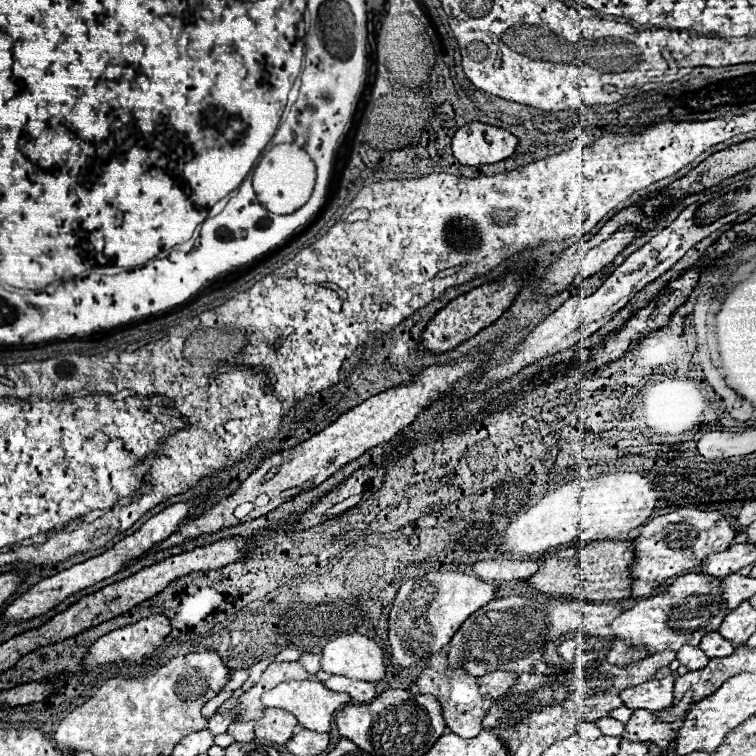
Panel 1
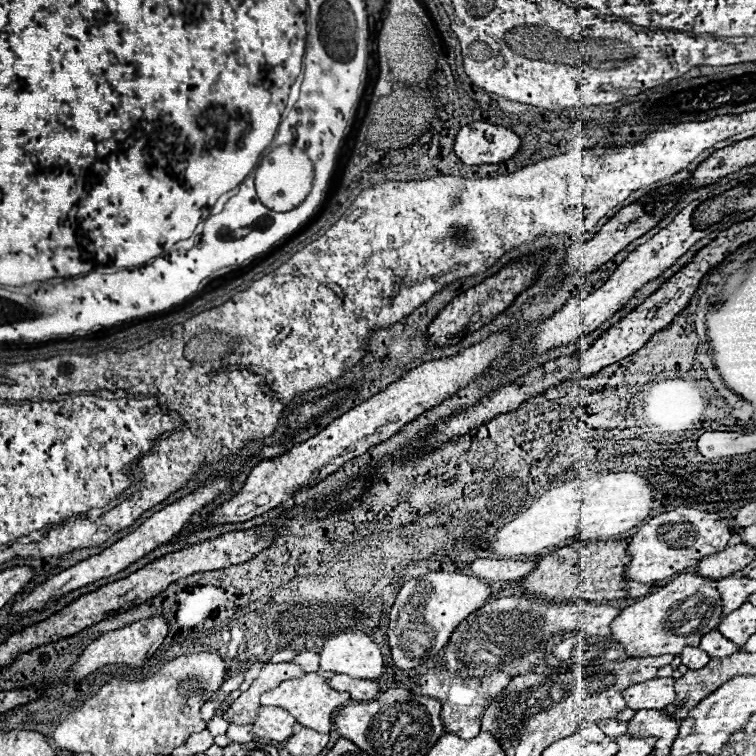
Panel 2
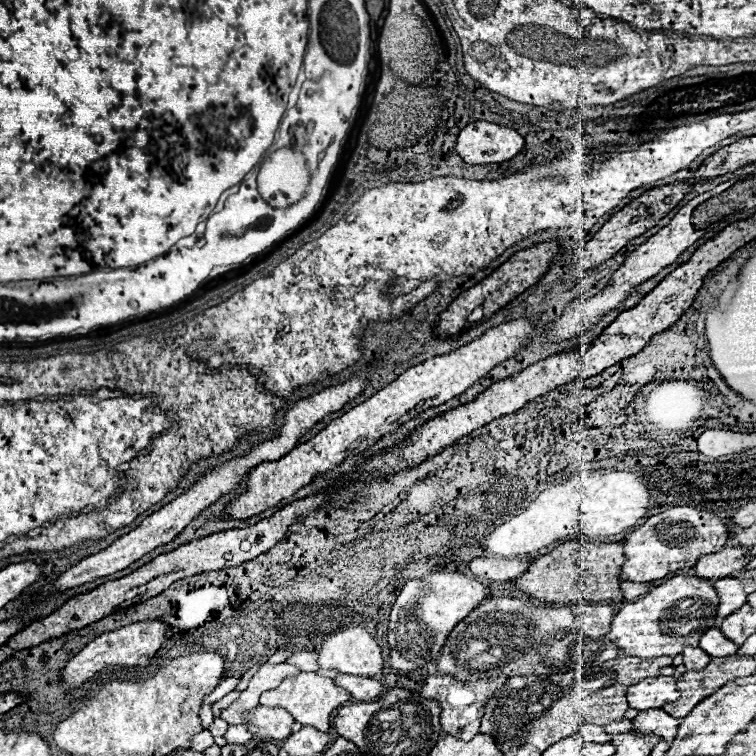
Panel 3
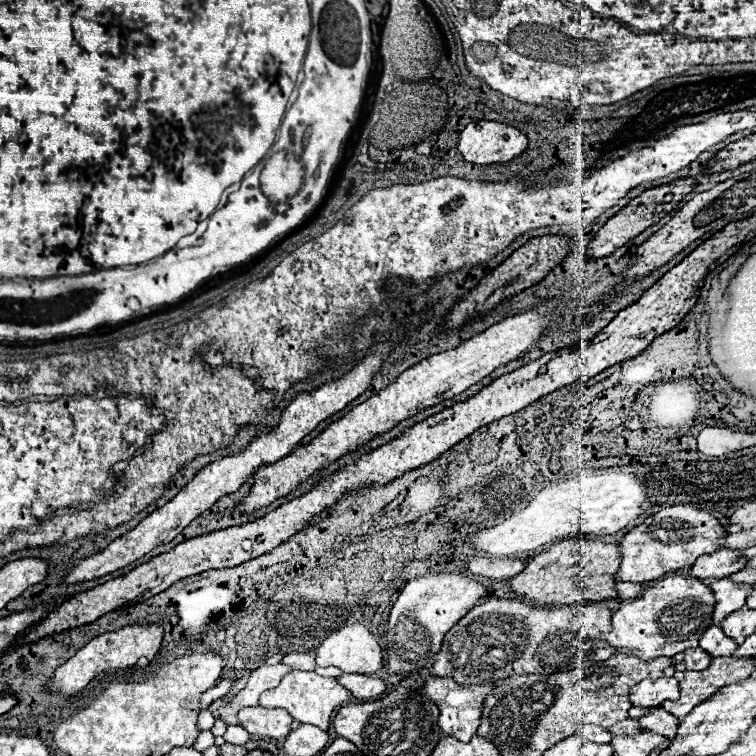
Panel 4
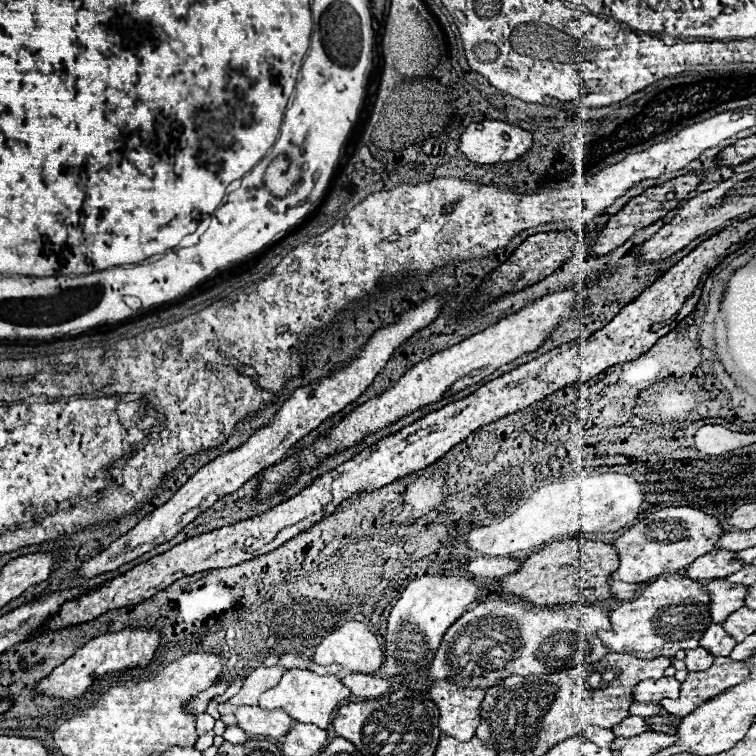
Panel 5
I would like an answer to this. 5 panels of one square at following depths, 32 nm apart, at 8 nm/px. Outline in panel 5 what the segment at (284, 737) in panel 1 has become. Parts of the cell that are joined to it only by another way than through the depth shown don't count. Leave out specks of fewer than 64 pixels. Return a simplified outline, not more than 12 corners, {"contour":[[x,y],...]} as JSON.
{"contour":[[240,706],[234,716],[244,732],[282,738],[292,728],[284,710]]}

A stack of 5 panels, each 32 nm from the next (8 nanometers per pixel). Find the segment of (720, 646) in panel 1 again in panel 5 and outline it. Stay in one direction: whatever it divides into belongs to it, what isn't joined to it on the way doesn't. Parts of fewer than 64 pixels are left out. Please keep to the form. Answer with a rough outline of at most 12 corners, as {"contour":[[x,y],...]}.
{"contour":[[710,624],[700,638],[712,656],[728,656],[736,640],[720,624]]}

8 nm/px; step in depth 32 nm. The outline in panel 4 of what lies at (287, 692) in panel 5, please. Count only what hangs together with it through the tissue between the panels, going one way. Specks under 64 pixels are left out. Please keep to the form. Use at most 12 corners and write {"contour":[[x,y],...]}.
{"contour":[[292,670],[260,696],[294,720],[328,730],[350,698],[336,678]]}

